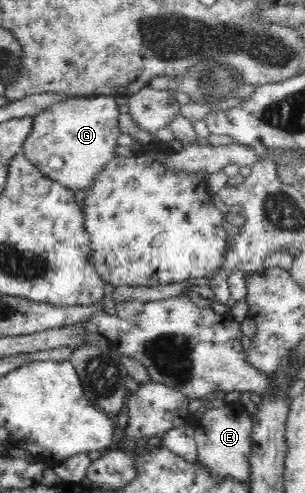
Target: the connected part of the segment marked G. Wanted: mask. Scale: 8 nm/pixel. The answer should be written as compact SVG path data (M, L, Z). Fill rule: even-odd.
M111 95L72 97L54 104L50 109L34 116L32 130L24 142L23 156L45 177L70 190L86 191L106 164L117 158L114 148L118 146L118 138L123 133L120 130L118 116L120 116L118 104ZM52 156L61 158L64 165L58 169L52 168L48 164Z

